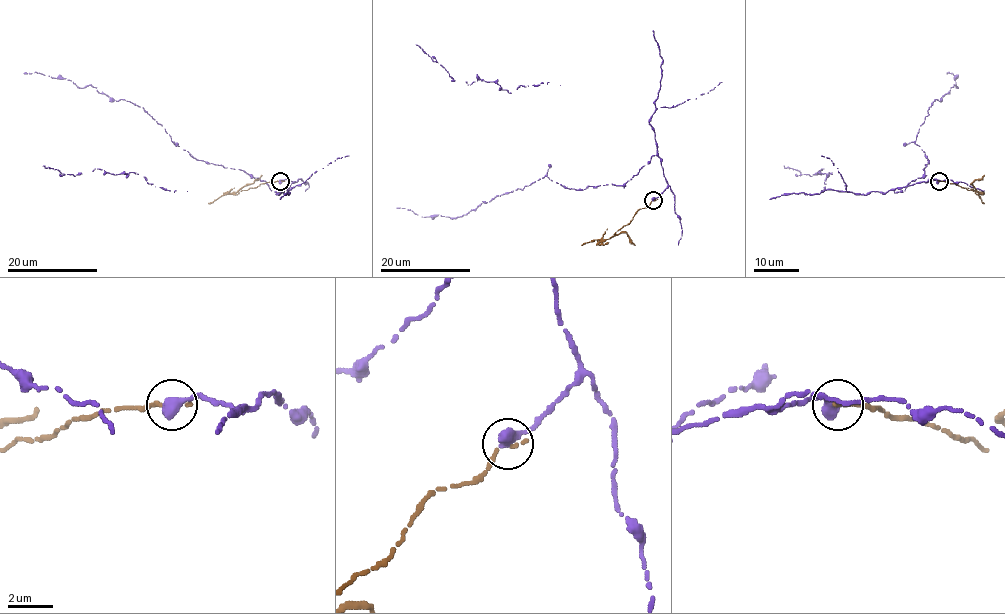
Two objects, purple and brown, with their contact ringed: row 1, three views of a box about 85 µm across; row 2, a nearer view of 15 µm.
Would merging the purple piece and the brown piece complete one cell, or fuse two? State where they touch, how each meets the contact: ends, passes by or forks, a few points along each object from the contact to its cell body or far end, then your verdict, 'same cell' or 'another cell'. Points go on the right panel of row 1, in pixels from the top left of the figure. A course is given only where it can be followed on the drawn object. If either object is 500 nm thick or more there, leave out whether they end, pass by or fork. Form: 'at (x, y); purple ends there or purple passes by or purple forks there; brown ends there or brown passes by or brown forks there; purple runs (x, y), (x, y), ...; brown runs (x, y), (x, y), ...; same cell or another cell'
at (939, 181); purple runs (938, 181), (895, 192), (924, 174), (927, 156), (915, 143), (935, 99), (956, 88), (956, 76), (947, 73); brown runs (940, 181), (974, 192), (971, 183), (983, 174); another cell

